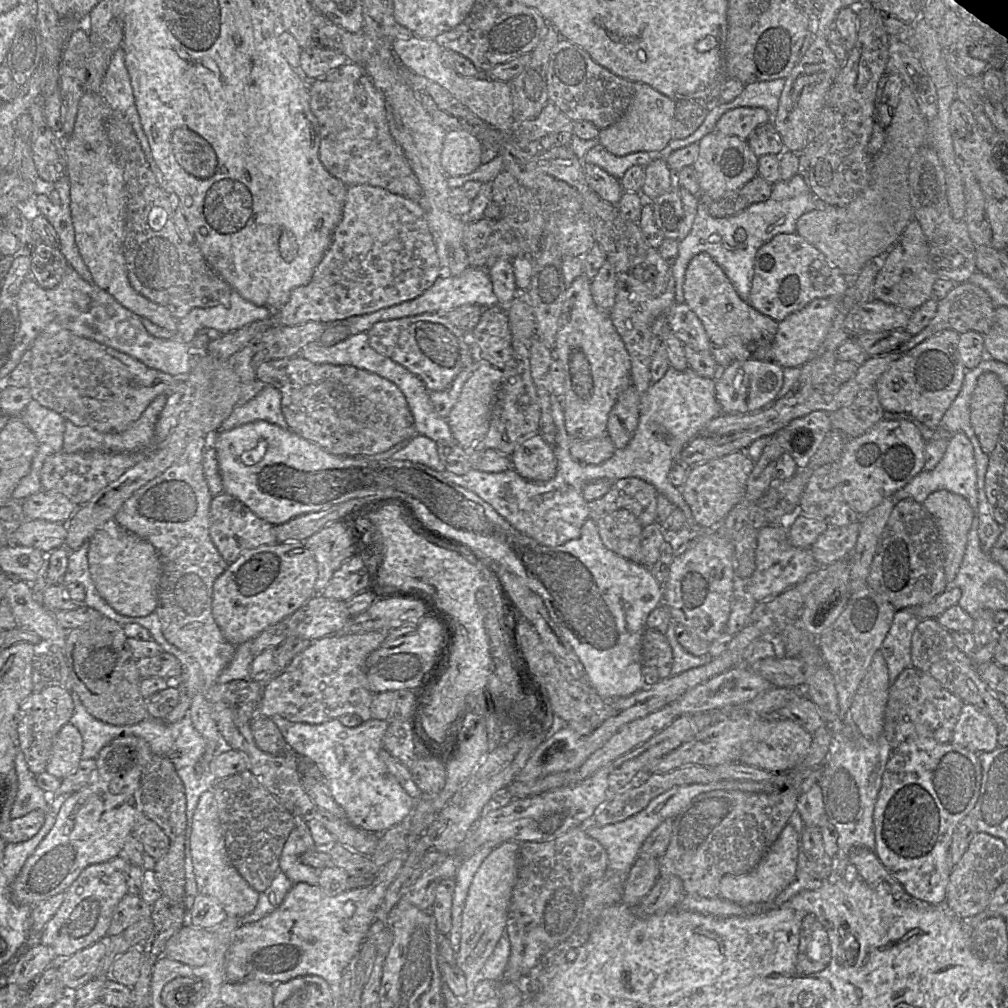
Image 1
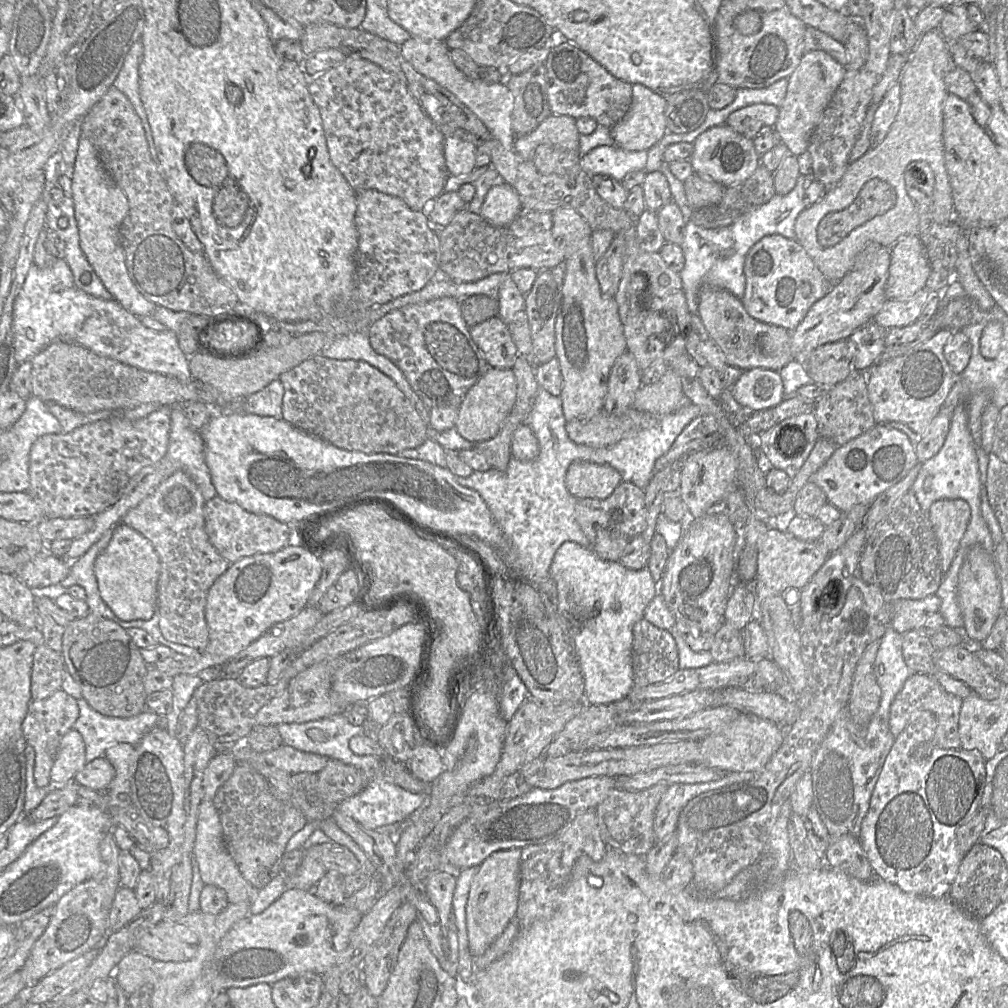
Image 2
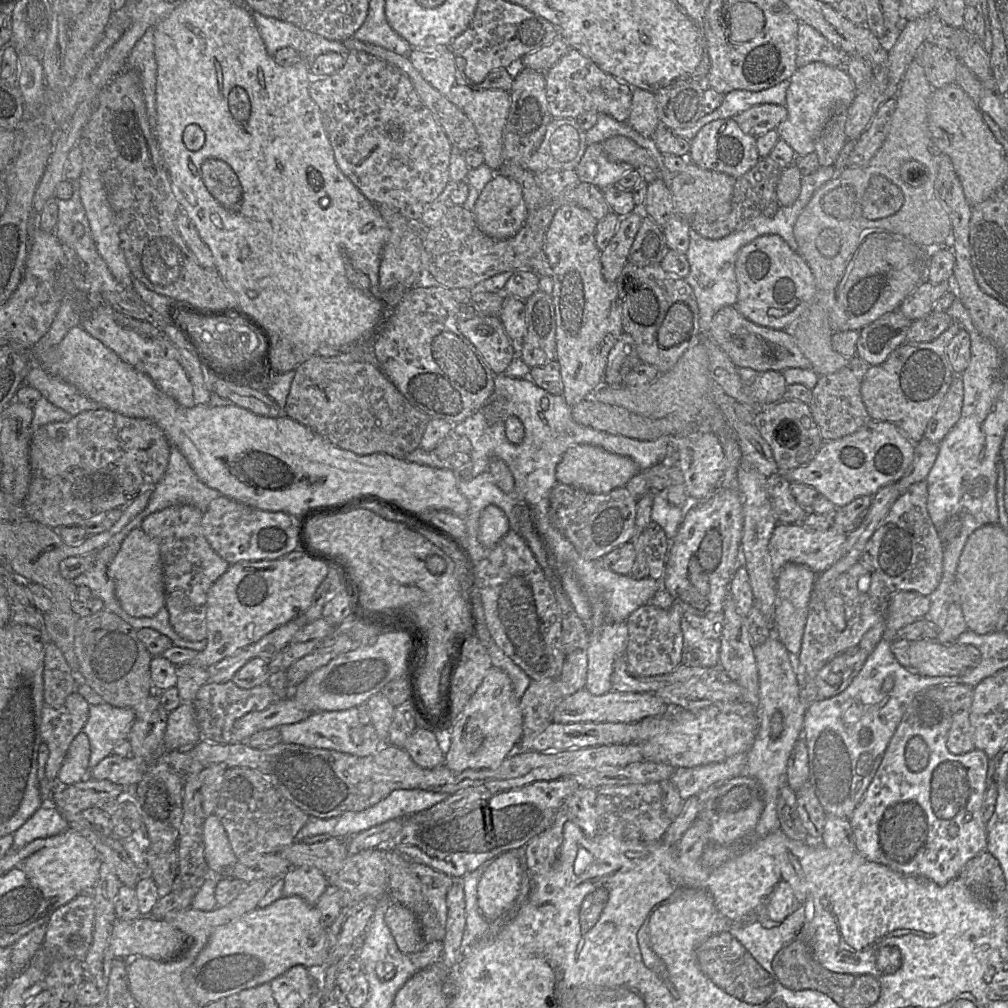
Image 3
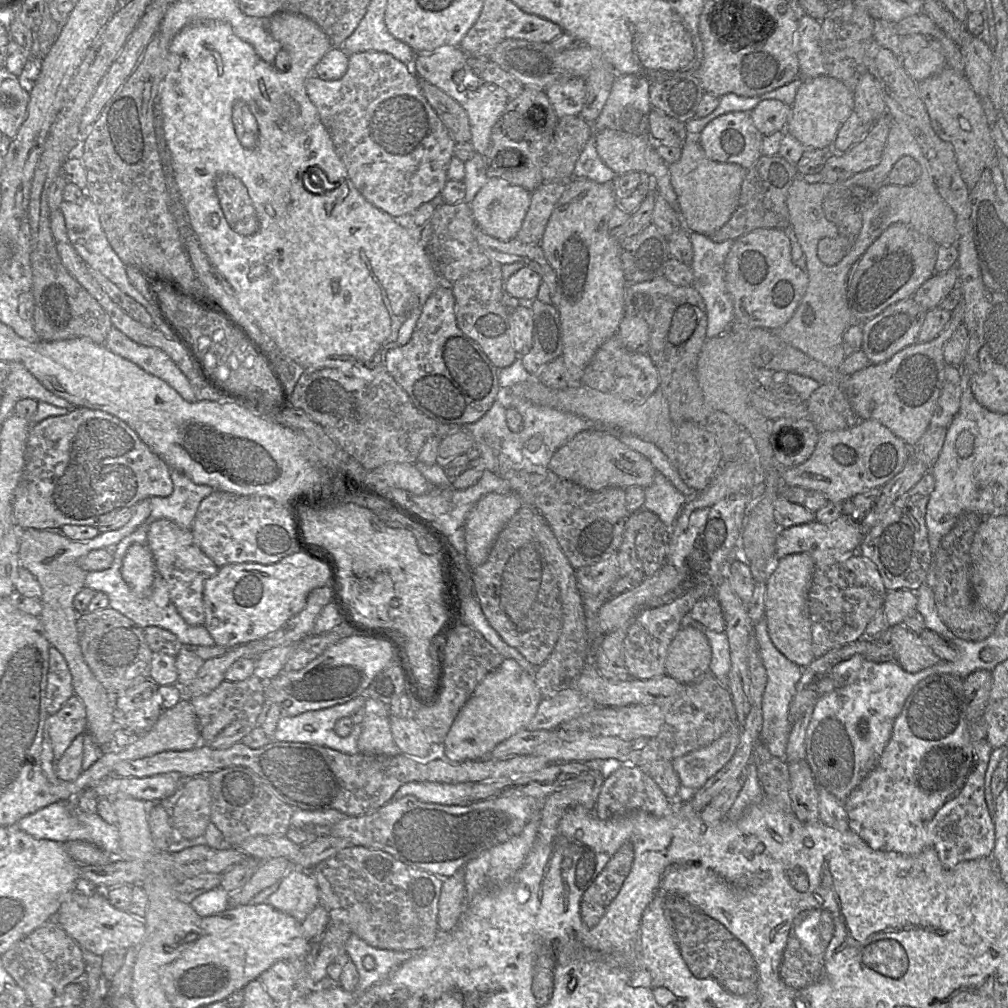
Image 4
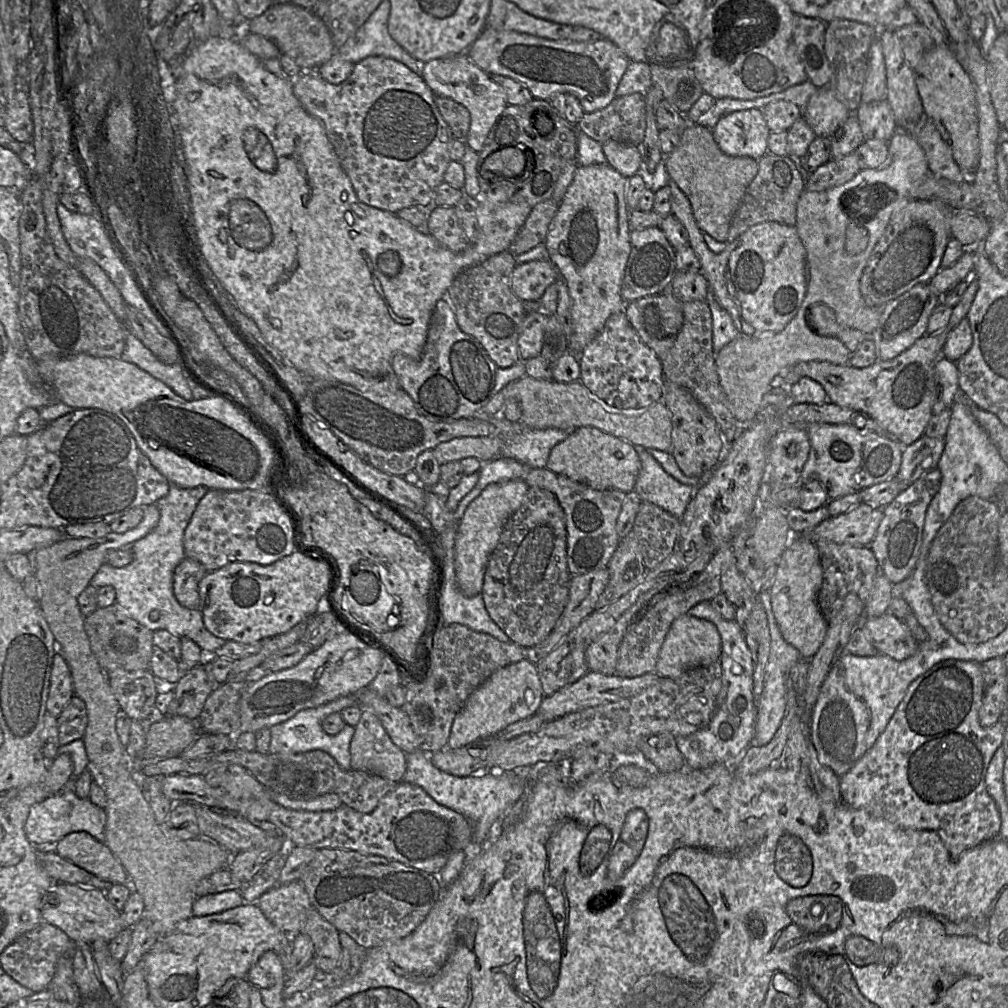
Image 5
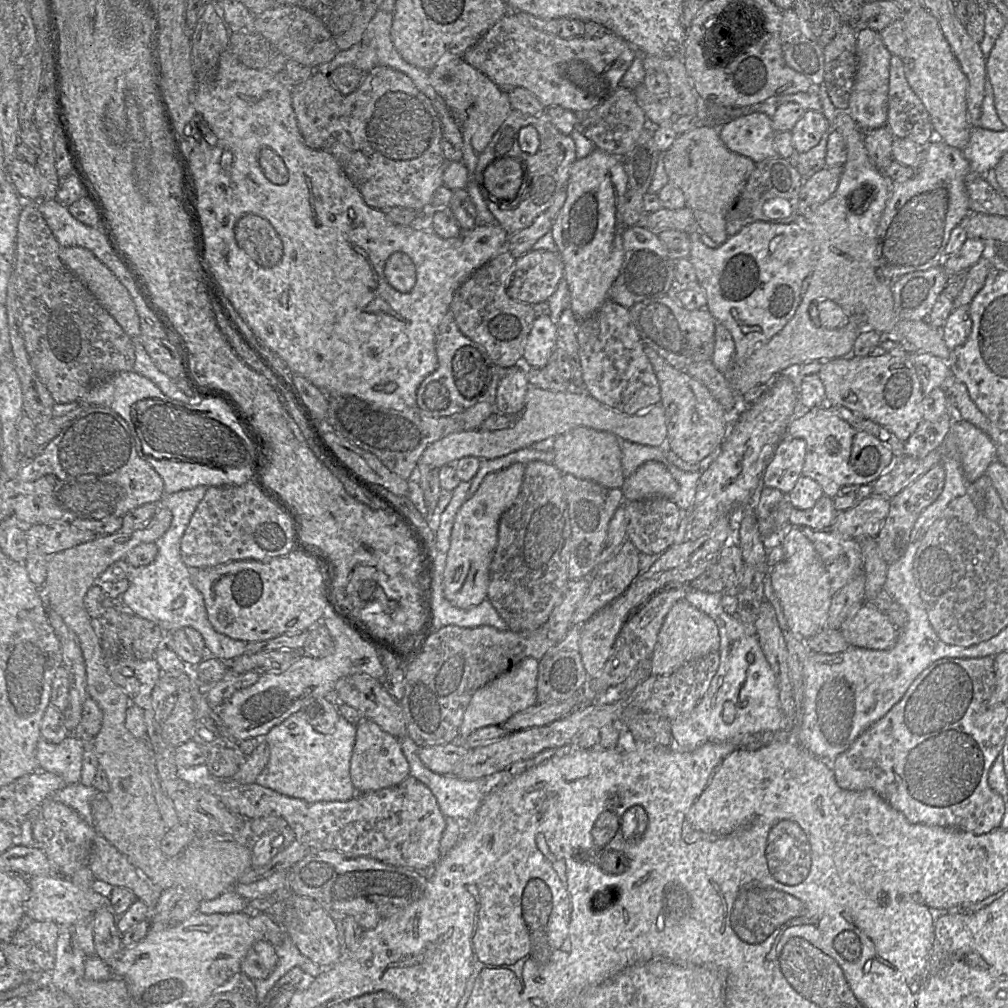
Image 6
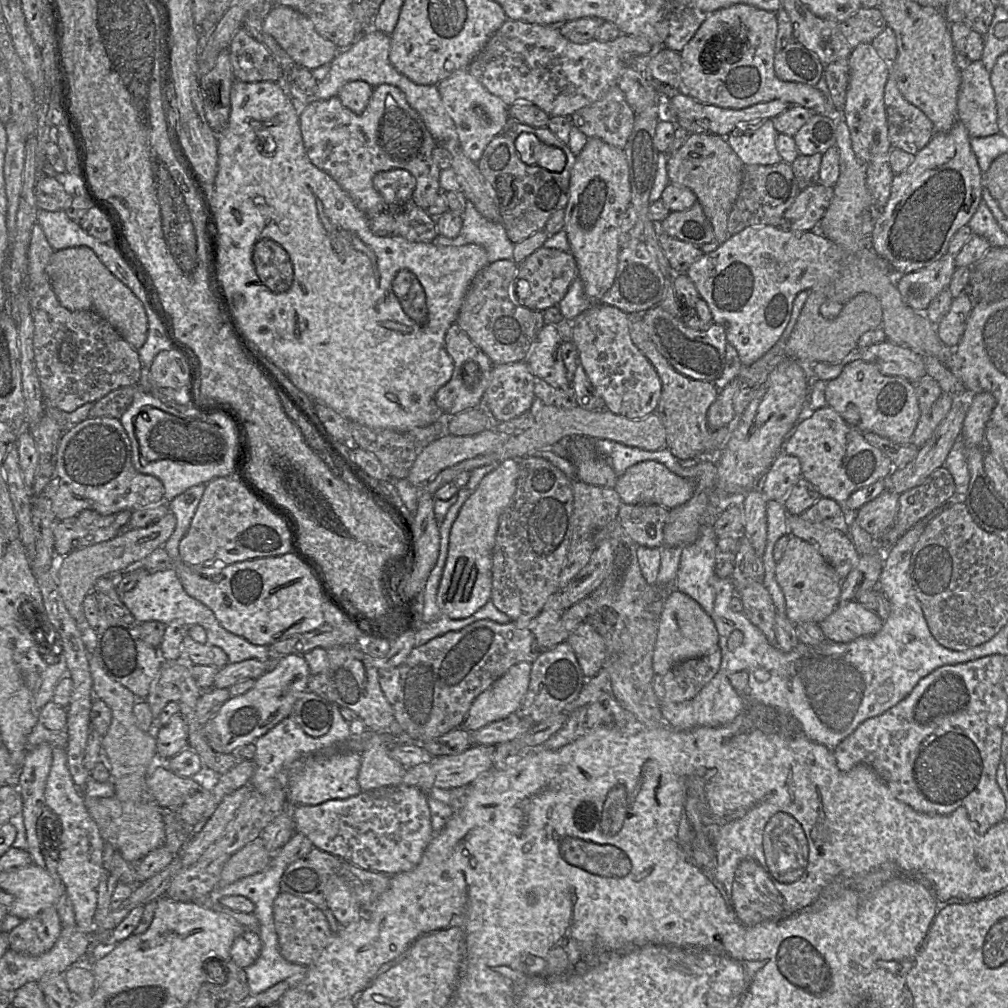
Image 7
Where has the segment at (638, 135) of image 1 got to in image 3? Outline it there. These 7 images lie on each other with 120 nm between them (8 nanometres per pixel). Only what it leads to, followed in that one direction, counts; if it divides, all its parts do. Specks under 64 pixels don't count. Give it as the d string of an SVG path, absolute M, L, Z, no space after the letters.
M633 88L630 114L626 122L644 137L652 137L660 124L654 93Z

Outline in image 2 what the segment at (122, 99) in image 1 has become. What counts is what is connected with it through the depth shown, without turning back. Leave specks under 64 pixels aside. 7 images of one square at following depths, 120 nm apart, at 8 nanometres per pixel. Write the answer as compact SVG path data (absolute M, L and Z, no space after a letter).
M141 39L132 45L113 86L127 96L139 118L149 122L139 92L139 65L143 50Z

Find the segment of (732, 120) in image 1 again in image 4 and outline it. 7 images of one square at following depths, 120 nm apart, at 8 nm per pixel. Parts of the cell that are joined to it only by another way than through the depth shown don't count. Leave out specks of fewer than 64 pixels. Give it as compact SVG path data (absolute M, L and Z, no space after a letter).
M775 99L763 100L750 112L757 130L763 135L785 131L791 106Z

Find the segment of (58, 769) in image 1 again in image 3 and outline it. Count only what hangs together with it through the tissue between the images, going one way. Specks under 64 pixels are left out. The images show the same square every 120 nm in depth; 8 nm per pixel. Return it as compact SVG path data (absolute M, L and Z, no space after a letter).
M81 731L71 742L57 779L62 785L73 785L89 774L90 743Z

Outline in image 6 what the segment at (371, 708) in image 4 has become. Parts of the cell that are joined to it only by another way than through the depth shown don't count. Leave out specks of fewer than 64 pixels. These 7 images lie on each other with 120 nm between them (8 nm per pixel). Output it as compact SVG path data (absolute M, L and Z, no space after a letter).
M362 717L356 725L356 739L350 761L350 777L356 794L398 785L408 776L409 765L399 739L384 732L375 722Z

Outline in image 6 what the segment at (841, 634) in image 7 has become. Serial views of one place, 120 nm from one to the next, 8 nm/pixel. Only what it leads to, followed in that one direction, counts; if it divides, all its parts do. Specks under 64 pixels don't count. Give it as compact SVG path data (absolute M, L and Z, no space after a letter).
M864 603L843 624L840 632L850 647L887 650L895 645L899 629L886 614Z

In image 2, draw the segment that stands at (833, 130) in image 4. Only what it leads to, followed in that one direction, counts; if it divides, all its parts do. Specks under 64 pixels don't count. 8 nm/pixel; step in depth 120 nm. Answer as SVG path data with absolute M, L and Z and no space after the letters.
M816 50L803 54L798 67L787 78L786 94L773 126L789 154L798 157L807 150L809 137L821 120L845 73L846 67L824 51Z

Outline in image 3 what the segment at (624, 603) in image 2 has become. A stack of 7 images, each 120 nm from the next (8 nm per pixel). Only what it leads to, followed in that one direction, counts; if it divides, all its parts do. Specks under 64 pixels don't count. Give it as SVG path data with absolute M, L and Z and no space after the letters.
M626 622L590 627L585 689L601 696L612 690L611 677L615 661L625 656L628 641Z

